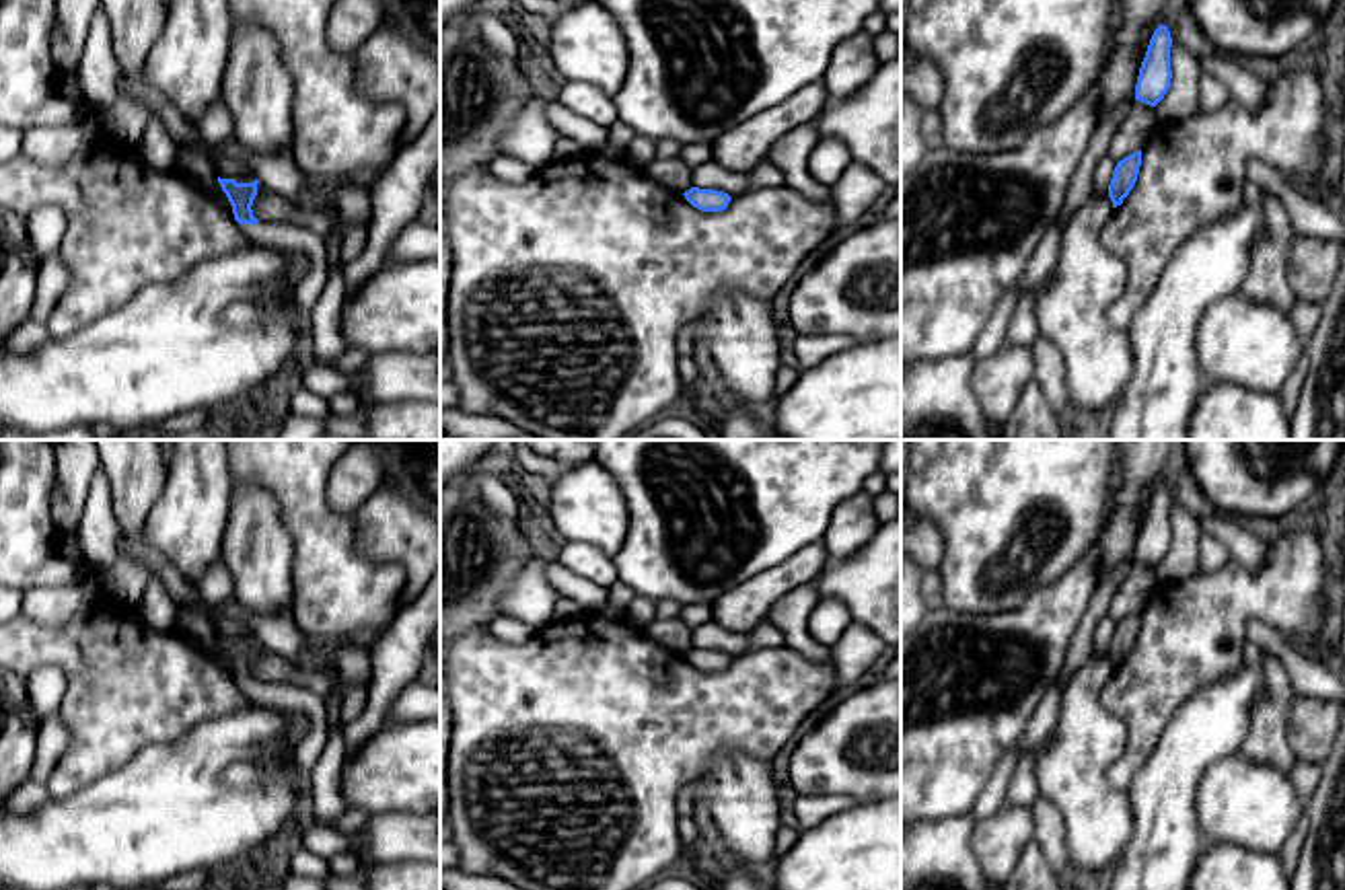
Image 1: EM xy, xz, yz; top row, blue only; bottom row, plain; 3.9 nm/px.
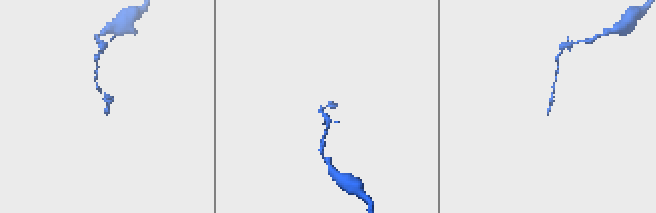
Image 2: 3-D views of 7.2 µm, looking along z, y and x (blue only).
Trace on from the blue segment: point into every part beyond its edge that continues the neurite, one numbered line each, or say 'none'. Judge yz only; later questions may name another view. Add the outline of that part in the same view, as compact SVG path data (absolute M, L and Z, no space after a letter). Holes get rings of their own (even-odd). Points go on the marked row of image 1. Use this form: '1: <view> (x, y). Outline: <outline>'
none

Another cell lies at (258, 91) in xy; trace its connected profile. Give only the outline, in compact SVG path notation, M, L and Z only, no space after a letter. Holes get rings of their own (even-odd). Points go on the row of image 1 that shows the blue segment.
M232 27L222 103L234 138L257 154L294 148L294 84L276 39L259 27Z

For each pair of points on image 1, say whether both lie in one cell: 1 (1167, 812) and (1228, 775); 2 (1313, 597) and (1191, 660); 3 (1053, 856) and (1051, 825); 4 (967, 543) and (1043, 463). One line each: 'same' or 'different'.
1: different
2: same
3: same
4: same

